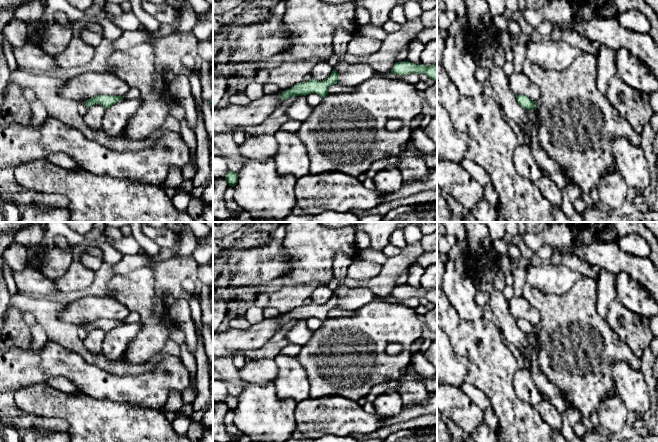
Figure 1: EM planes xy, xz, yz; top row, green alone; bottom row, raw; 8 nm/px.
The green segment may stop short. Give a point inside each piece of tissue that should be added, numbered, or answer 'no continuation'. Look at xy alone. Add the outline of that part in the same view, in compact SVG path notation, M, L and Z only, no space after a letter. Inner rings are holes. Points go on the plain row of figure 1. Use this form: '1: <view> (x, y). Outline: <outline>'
no continuation

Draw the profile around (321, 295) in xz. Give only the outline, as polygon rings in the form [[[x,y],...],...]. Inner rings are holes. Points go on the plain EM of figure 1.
[[[327,284],[319,285],[311,294],[312,302],[317,305],[326,304],[333,295],[333,290],[331,290]]]

